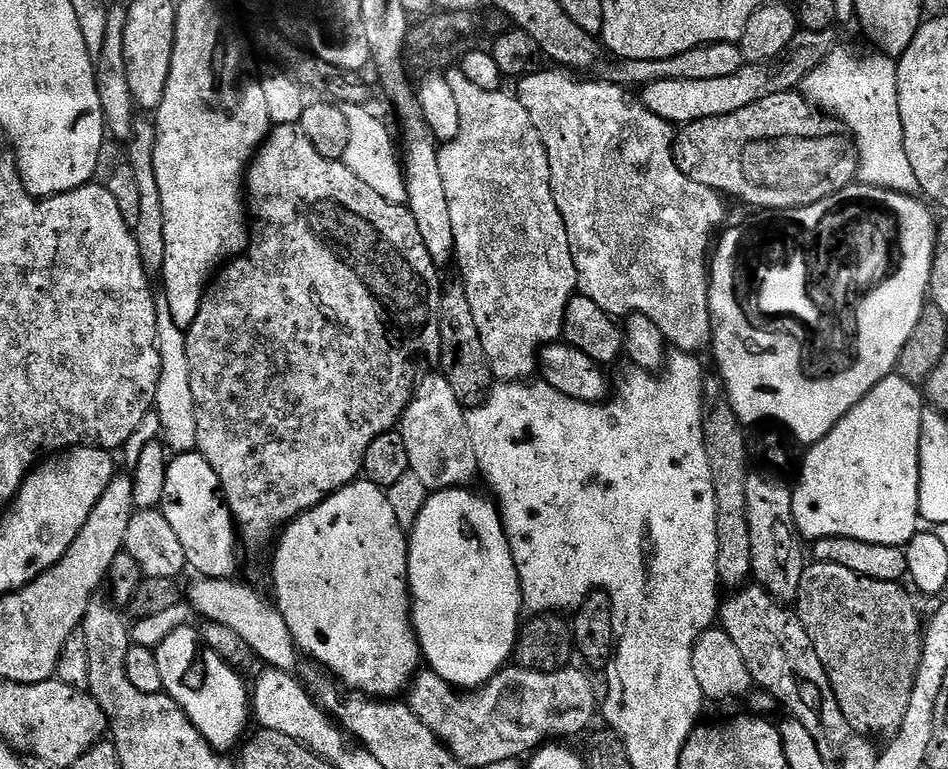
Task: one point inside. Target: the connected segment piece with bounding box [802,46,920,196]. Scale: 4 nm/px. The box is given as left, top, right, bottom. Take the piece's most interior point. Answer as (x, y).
(861, 92)

